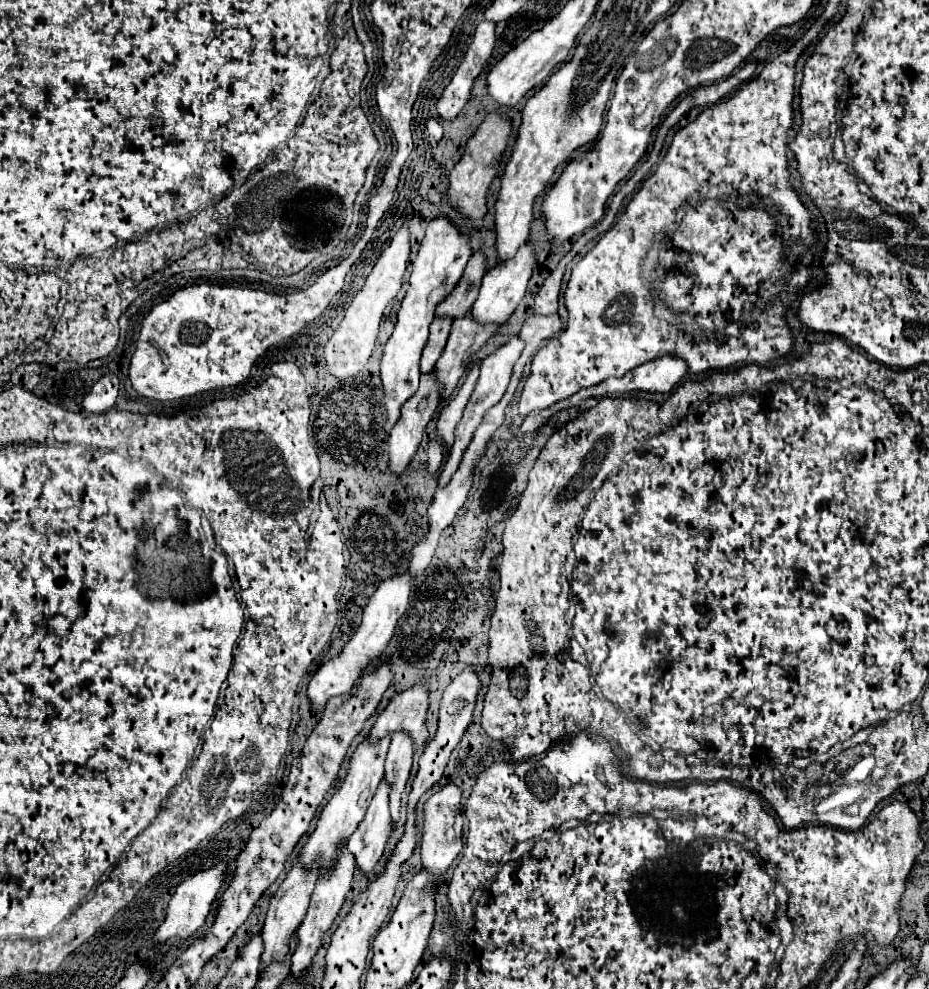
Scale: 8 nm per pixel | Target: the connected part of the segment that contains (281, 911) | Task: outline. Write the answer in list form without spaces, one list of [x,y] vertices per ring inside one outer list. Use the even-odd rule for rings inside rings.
[[[300,859],[292,861],[292,869],[286,875],[286,879],[282,881],[282,885],[276,889],[272,901],[270,901],[270,909],[266,913],[266,923],[262,927],[262,939],[264,939],[264,953],[262,953],[262,963],[260,963],[260,971],[264,971],[266,967],[270,967],[272,963],[280,963],[284,959],[284,955],[290,951],[290,935],[294,935],[294,931],[300,927],[306,909],[308,909],[308,901],[314,889],[314,879],[316,879],[316,865],[314,869],[308,873],[306,869],[302,869]]]

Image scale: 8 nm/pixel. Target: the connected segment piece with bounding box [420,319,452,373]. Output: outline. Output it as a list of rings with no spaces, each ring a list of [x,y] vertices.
[[[434,319],[432,321],[432,325],[430,325],[430,337],[428,337],[428,343],[426,343],[422,359],[420,359],[420,371],[422,373],[432,371],[436,359],[442,355],[444,345],[448,341],[450,325],[452,325],[452,319],[448,319],[448,321],[446,319]]]

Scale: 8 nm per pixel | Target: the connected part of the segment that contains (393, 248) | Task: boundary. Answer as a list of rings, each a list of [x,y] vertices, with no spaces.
[[[402,227],[394,235],[390,245],[384,249],[380,259],[376,261],[374,269],[366,277],[364,287],[352,299],[352,303],[346,309],[346,317],[342,319],[340,327],[328,339],[328,343],[324,345],[324,355],[322,355],[324,363],[326,363],[328,371],[336,379],[346,381],[346,379],[356,377],[364,369],[364,365],[368,363],[368,359],[370,359],[370,355],[374,351],[374,343],[376,343],[376,335],[378,335],[378,325],[380,325],[384,307],[398,295],[398,291],[402,287],[402,277],[404,277],[404,271],[408,267],[408,255],[410,255],[410,233],[408,233],[408,227]]]

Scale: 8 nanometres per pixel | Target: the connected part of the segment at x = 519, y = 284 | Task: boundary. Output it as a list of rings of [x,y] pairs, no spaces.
[[[522,245],[522,249],[518,249],[514,259],[490,269],[482,279],[480,295],[478,295],[476,303],[472,305],[472,319],[480,325],[490,325],[490,323],[504,325],[512,317],[518,303],[522,301],[522,297],[526,293],[526,287],[528,287],[528,279],[530,279],[534,267],[536,267],[536,259],[532,255],[532,247]]]

